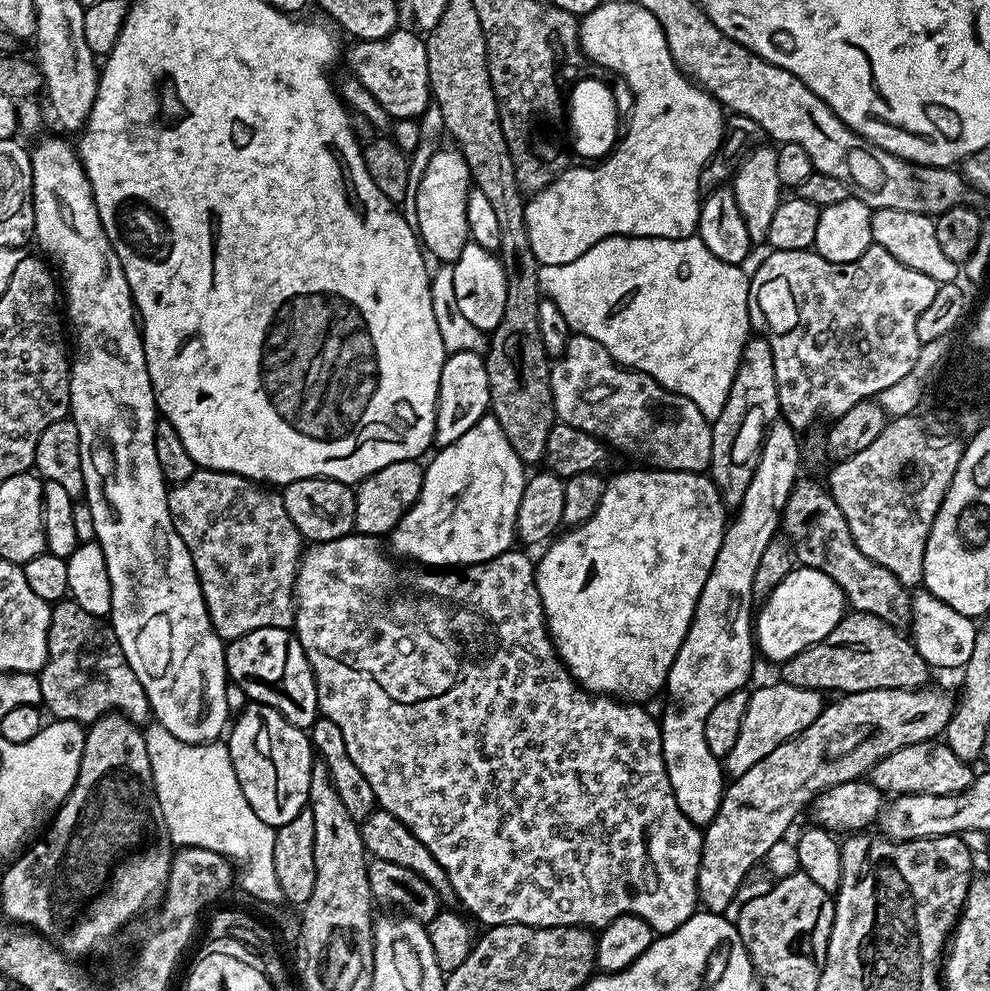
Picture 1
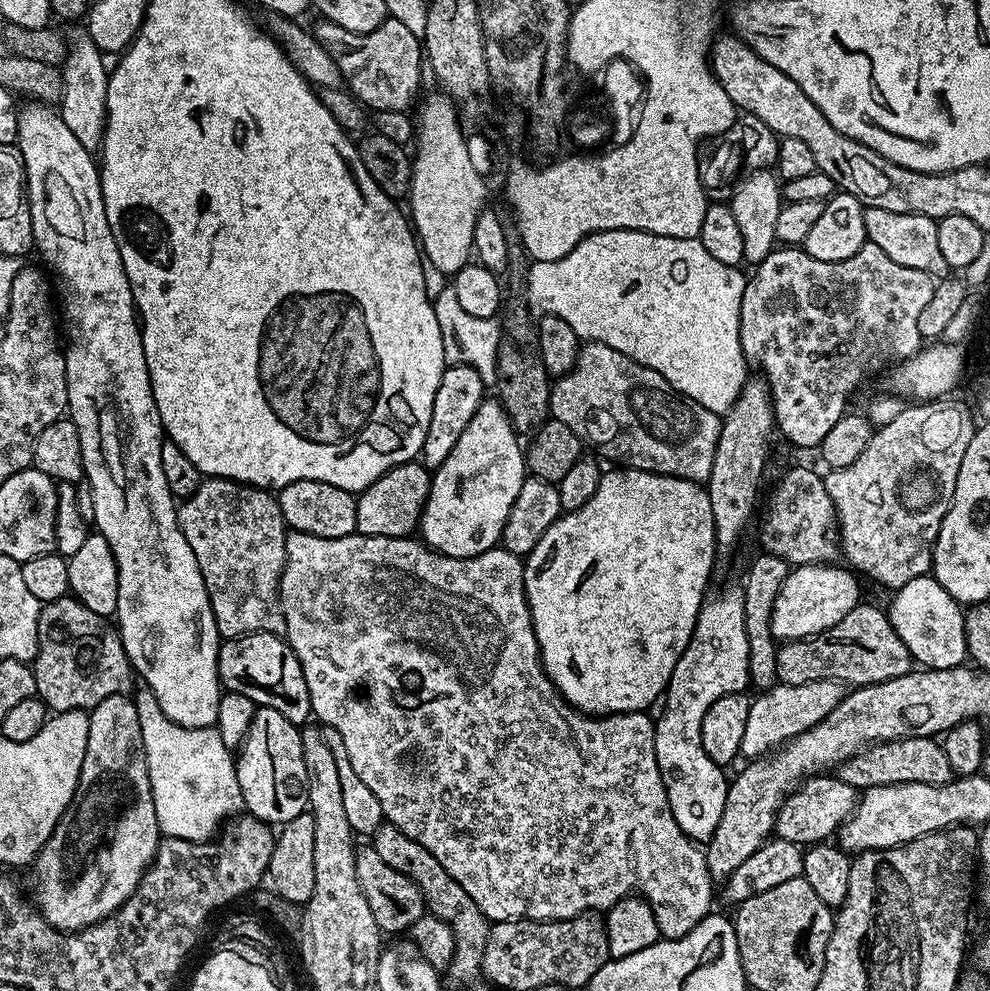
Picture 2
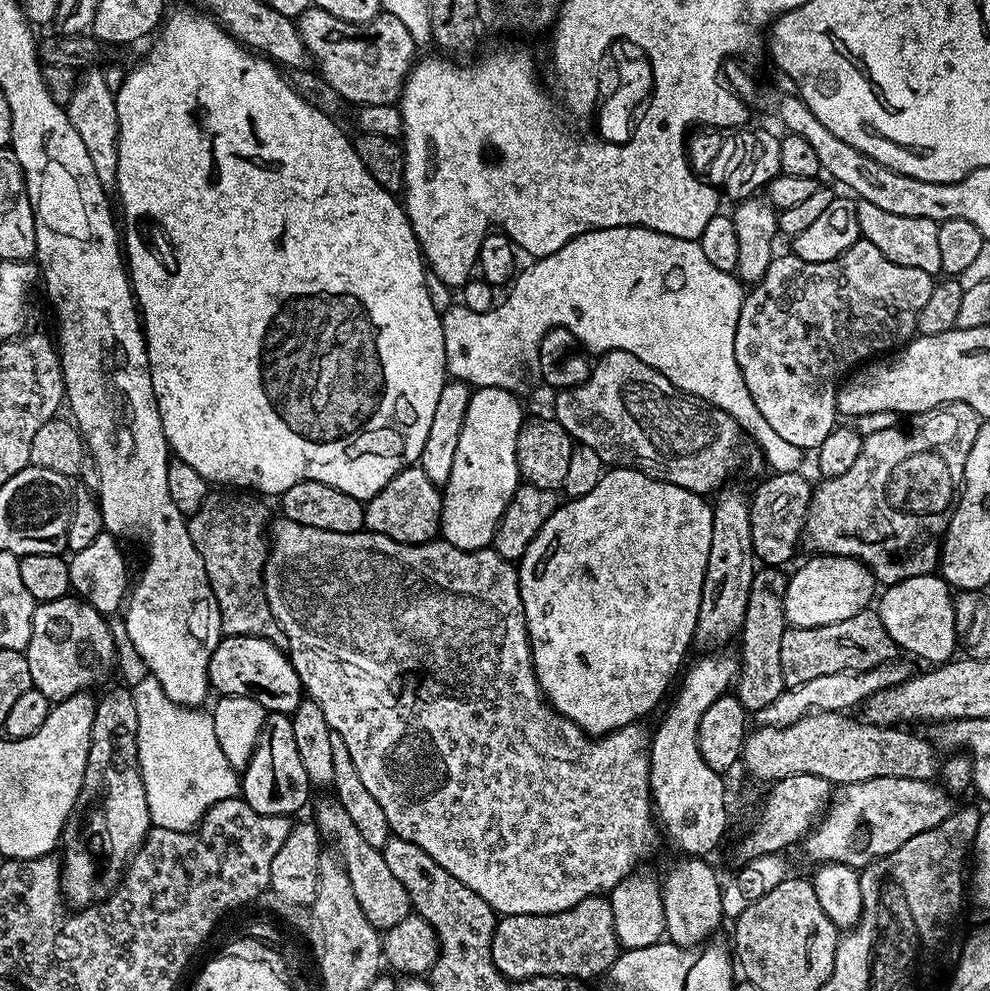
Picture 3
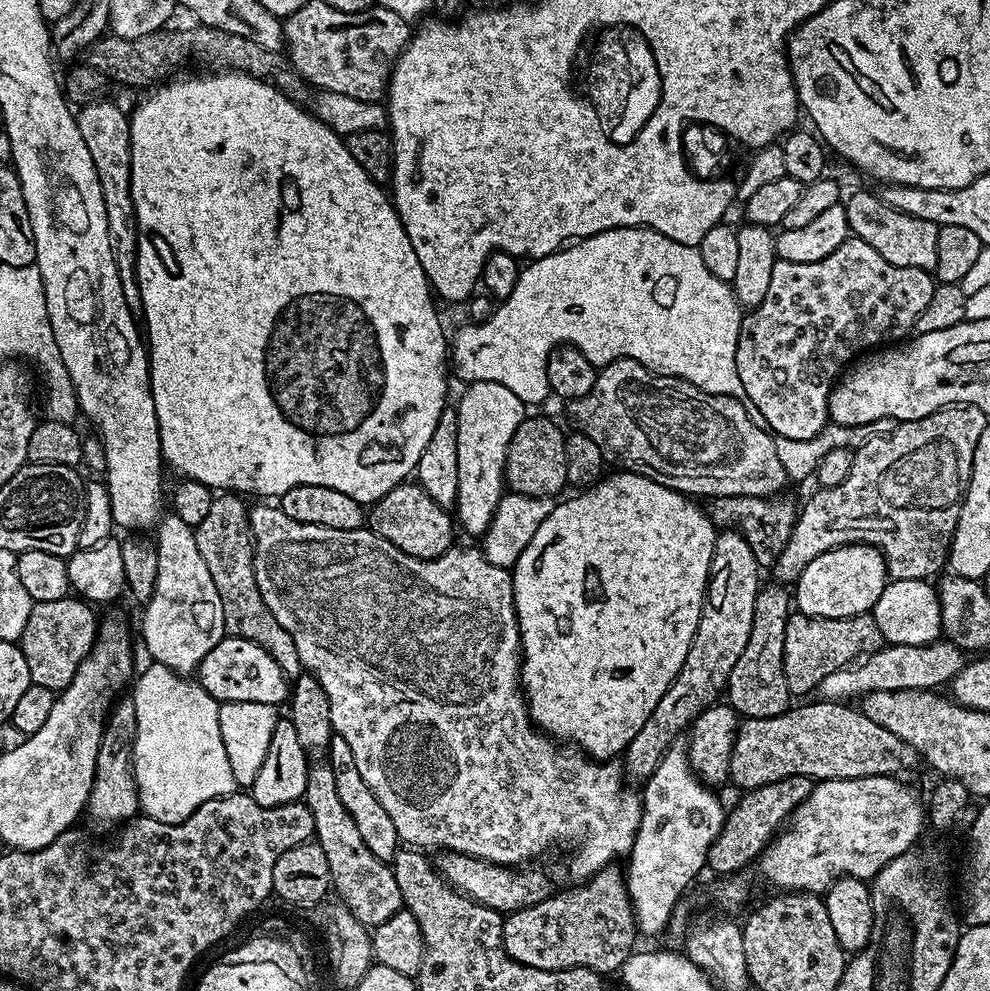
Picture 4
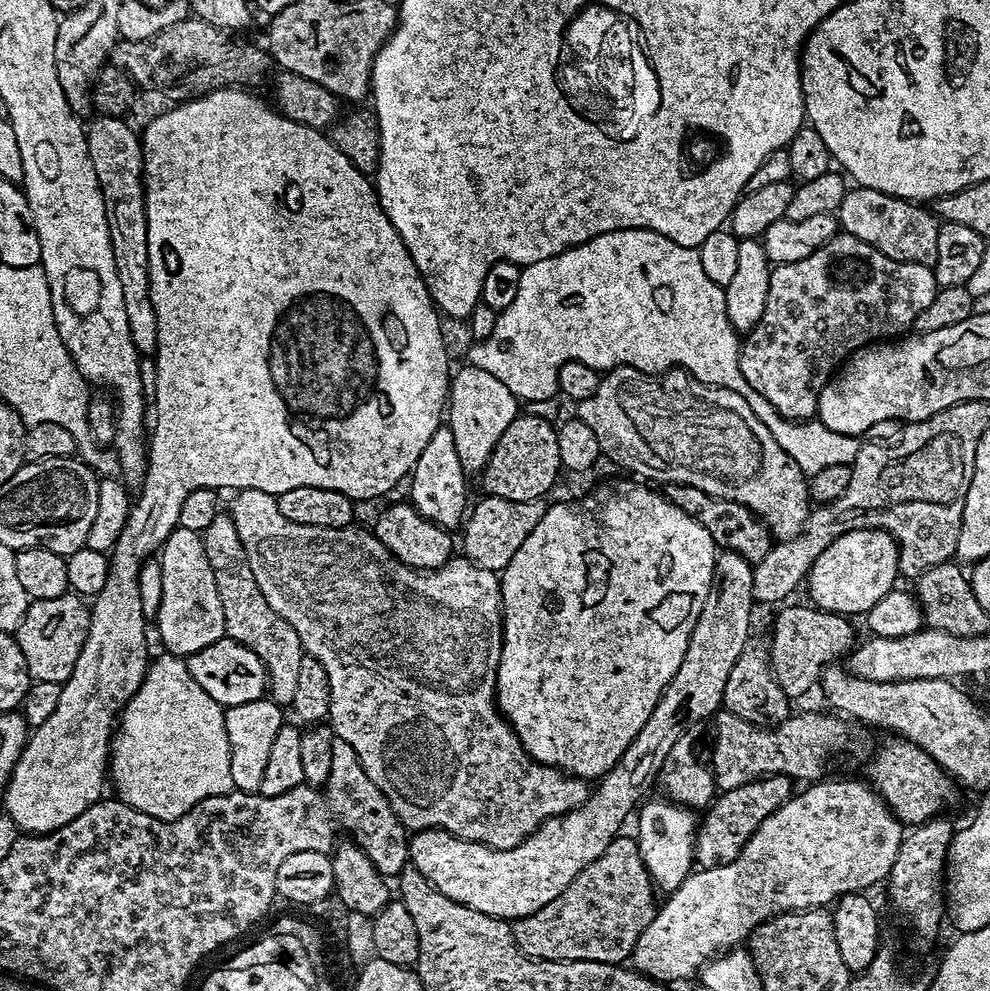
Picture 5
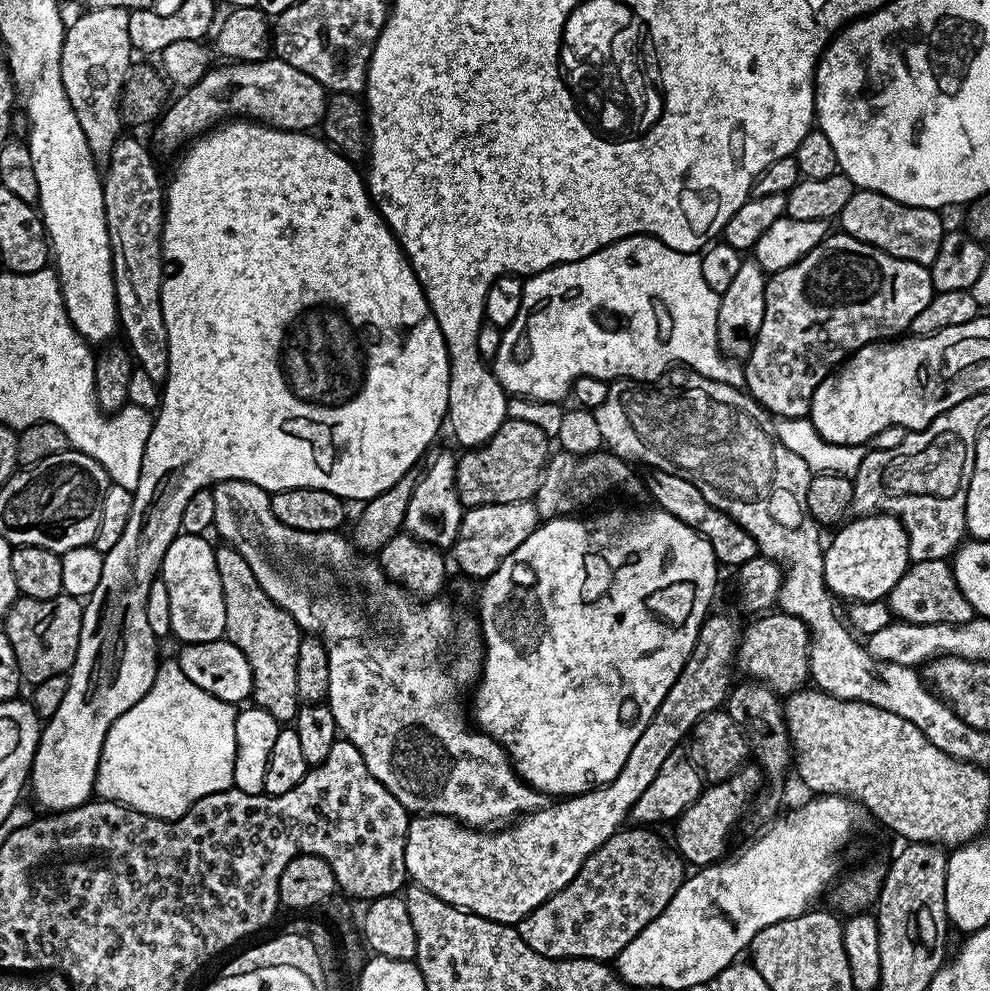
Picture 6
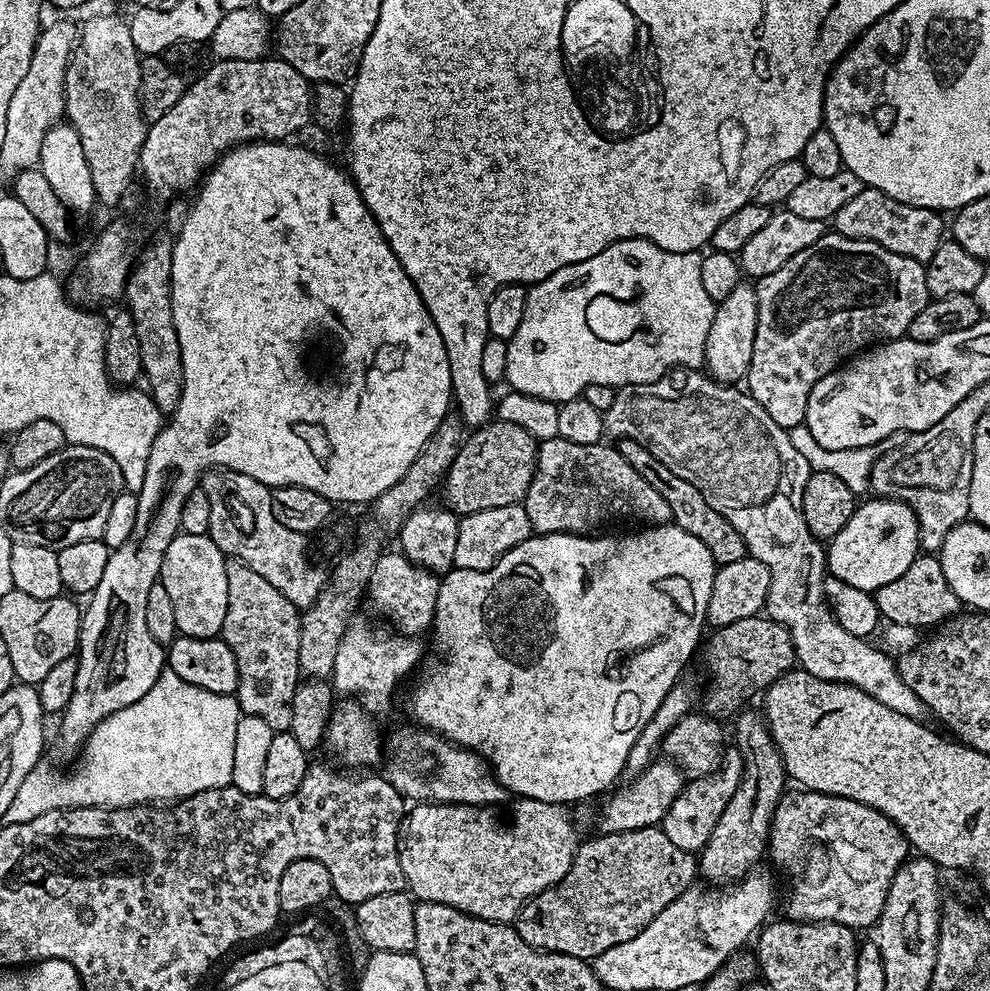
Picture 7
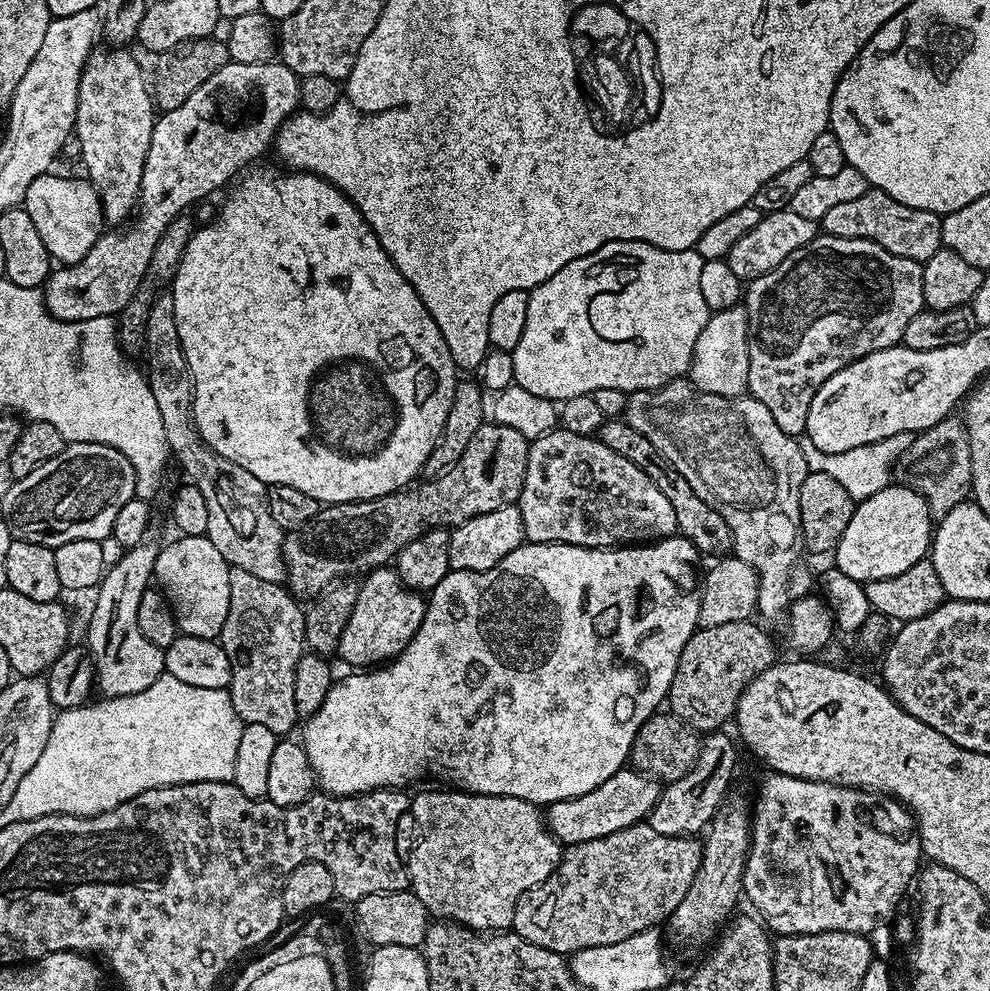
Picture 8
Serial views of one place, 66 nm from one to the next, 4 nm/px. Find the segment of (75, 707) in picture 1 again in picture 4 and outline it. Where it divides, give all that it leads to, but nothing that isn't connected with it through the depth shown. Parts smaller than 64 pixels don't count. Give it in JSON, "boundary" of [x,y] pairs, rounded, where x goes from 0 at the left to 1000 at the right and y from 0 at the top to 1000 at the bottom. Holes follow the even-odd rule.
{"boundary":[[[81,603],[33,608],[30,624],[26,624],[26,636],[18,649],[26,664],[26,672],[30,672],[30,684],[34,690],[60,696],[73,687],[97,646],[99,622],[93,619],[93,615],[92,608]]]}

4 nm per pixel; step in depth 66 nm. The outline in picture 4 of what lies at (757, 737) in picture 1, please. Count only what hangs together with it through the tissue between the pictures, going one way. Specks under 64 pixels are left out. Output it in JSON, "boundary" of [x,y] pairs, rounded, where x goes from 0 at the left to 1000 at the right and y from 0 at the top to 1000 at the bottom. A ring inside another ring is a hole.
{"boundary":[[[946,648],[937,651],[907,651],[896,650],[885,655],[884,658],[874,658],[865,666],[861,666],[855,672],[842,676],[842,680],[834,680],[830,684],[826,695],[827,701],[833,706],[857,708],[864,704],[872,704],[879,698],[906,698],[907,696],[945,696],[948,690],[957,691],[963,683],[973,676],[976,662],[971,655],[961,648]]]}

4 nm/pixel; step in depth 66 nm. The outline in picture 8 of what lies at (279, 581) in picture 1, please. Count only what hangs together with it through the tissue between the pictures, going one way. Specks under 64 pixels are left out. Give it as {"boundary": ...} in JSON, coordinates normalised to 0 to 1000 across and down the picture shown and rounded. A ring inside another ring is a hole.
{"boundary":[[[231,572],[232,616],[220,649],[232,664],[230,699],[236,716],[246,731],[269,733],[280,745],[287,745],[301,731],[297,712],[297,676],[308,661],[309,628],[304,606],[287,589],[257,583],[253,575]]]}

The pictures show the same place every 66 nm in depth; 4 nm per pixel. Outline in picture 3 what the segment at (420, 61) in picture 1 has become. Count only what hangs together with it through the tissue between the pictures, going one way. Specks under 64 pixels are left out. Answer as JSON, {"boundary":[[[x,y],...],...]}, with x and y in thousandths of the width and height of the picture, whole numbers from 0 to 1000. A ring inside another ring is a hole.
{"boundary":[[[313,6],[301,17],[301,27],[305,42],[309,42],[309,50],[316,59],[318,72],[337,87],[353,106],[386,107],[403,102],[408,94],[408,81],[421,60],[422,46],[402,18],[385,11],[374,22],[359,24],[345,22],[345,18]]]}

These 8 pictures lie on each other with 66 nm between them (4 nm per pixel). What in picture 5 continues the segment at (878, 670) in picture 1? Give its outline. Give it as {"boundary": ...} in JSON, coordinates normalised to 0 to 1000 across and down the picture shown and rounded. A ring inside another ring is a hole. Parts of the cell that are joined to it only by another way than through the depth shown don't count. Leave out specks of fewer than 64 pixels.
{"boundary":[[[797,608],[797,614],[789,613],[784,622],[784,639],[779,639],[778,653],[780,656],[780,672],[786,684],[786,692],[797,704],[812,702],[820,693],[829,689],[833,674],[843,671],[847,662],[856,663],[866,649],[865,638],[861,635],[862,627],[846,618],[834,618],[831,614],[812,609]]]}

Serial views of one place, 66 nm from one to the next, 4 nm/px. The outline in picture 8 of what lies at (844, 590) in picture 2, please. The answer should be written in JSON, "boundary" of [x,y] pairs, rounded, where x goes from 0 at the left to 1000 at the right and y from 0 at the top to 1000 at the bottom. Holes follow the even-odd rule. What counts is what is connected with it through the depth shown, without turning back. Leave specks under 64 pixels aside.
{"boundary":[[[902,486],[862,512],[859,531],[842,554],[842,569],[870,587],[903,583],[938,560],[942,540],[943,522],[933,499],[912,486]]]}

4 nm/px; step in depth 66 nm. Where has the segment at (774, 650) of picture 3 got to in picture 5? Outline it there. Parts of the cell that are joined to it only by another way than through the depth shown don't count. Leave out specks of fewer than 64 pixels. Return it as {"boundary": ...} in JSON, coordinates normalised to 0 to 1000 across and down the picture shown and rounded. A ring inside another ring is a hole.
{"boundary":[[[757,641],[756,651],[745,660],[745,668],[741,668],[741,676],[737,676],[737,684],[733,684],[730,717],[745,720],[745,725],[754,725],[754,729],[764,731],[767,735],[778,735],[790,729],[798,721],[798,704],[786,692],[786,684],[780,672],[780,656],[775,641]]]}

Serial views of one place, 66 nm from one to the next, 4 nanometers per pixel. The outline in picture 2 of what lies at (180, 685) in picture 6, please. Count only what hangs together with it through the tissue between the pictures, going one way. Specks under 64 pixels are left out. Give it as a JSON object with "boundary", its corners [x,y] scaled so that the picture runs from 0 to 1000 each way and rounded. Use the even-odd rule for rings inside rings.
{"boundary":[[[142,696],[135,705],[163,841],[185,848],[213,849],[227,828],[246,815],[235,760],[217,734],[189,735],[168,725],[154,698]]]}

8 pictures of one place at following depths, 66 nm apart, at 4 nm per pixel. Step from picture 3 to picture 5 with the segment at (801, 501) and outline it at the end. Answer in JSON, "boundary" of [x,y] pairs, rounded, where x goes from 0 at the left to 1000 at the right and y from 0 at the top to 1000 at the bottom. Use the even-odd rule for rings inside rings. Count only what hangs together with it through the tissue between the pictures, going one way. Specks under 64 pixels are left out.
{"boundary":[[[676,487],[673,499],[677,507],[681,507],[681,511],[685,511],[687,515],[693,515],[693,519],[697,519],[702,525],[709,527],[709,531],[713,531],[724,554],[745,559],[749,563],[754,563],[761,571],[770,567],[770,563],[774,563],[774,559],[780,554],[782,548],[780,538],[772,530],[772,526],[763,521],[754,511],[749,511],[745,507],[726,505],[724,501],[713,498],[713,494],[705,494],[705,490],[696,488]]]}

